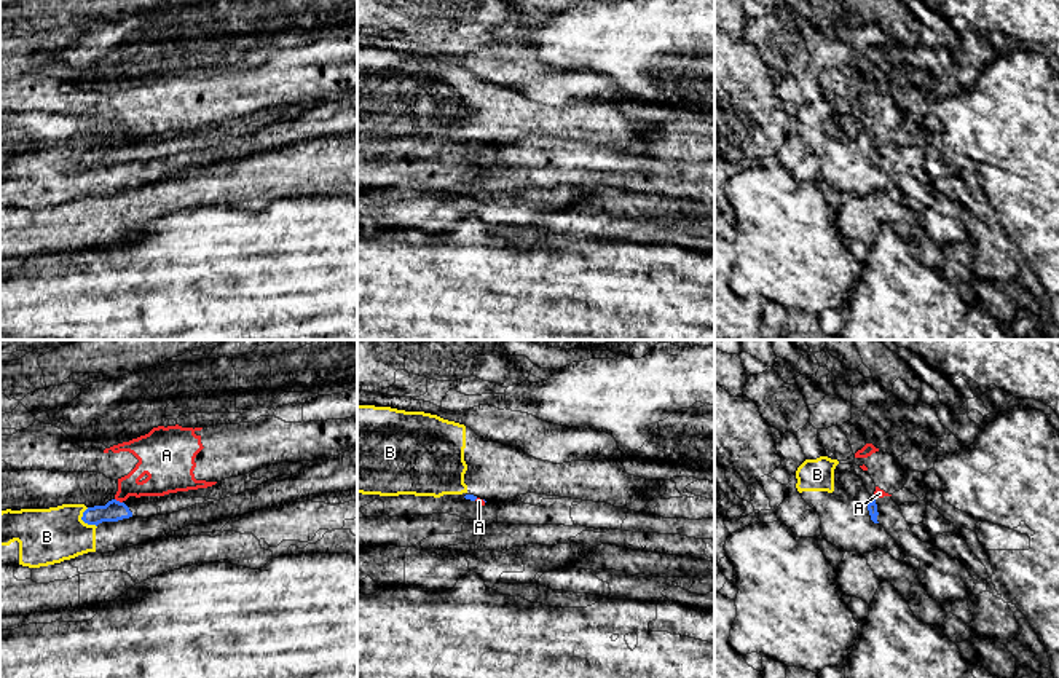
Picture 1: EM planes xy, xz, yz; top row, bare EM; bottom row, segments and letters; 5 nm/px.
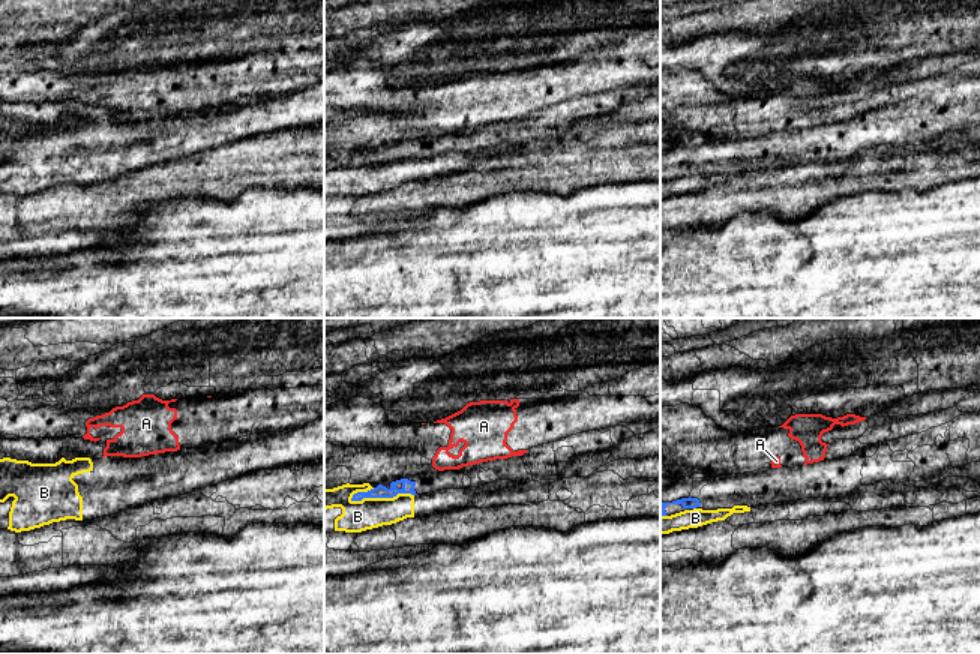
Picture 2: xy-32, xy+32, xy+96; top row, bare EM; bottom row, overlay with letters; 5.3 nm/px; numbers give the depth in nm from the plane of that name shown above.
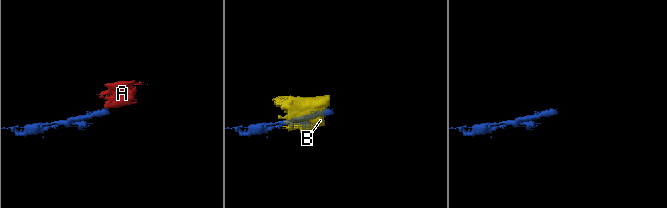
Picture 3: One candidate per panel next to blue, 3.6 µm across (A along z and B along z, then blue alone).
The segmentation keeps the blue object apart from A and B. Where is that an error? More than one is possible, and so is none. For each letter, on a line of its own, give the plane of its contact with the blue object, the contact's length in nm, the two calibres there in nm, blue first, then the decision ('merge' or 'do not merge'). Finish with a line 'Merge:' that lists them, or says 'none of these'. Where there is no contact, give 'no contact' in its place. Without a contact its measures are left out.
A: xy | 50 nm | 110/150 nm | do not merge
B: xy | 120 nm | 110/280 nm | do not merge
Merge: none of these

